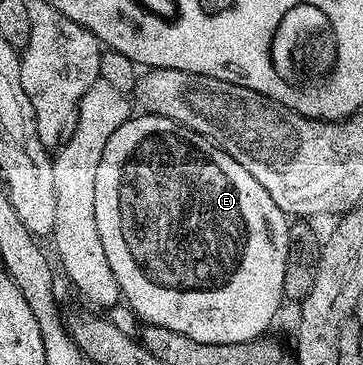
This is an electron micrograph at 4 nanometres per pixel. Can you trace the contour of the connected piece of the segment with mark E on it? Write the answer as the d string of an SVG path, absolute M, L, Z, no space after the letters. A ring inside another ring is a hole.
M140 113L127 119L117 132L105 144L105 152L101 152L101 165L97 168L97 189L93 191L93 212L97 212L97 233L101 235L101 245L105 247L105 260L109 260L109 268L113 268L113 276L117 276L119 293L144 323L161 328L169 328L173 332L181 332L181 336L189 336L189 340L201 340L201 344L251 344L258 334L267 330L267 325L275 318L279 305L284 305L283 285L285 284L285 268L287 253L291 239L291 226L288 215L283 213L277 204L273 204L273 196L233 160L222 148L216 146L210 138L201 136L181 124L160 114Z

